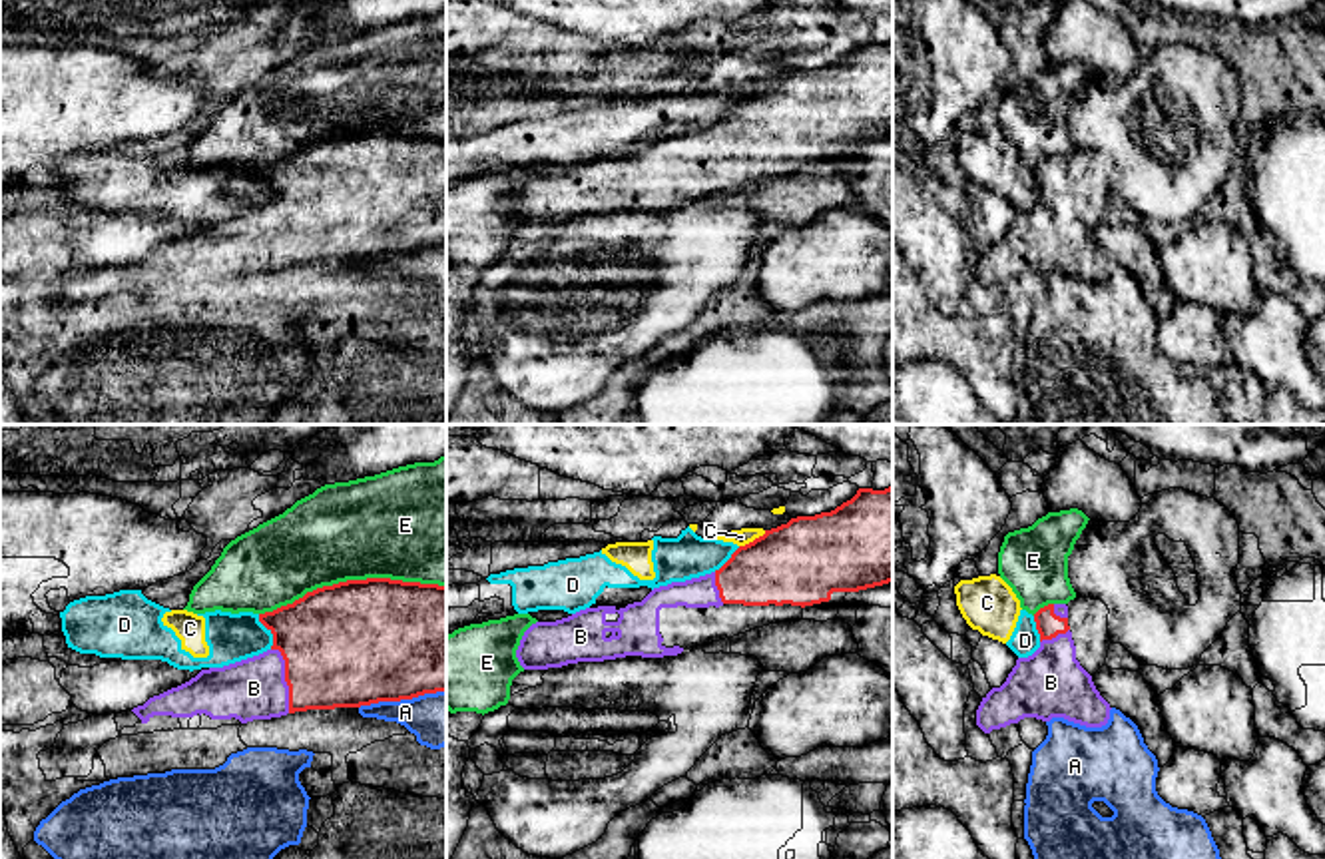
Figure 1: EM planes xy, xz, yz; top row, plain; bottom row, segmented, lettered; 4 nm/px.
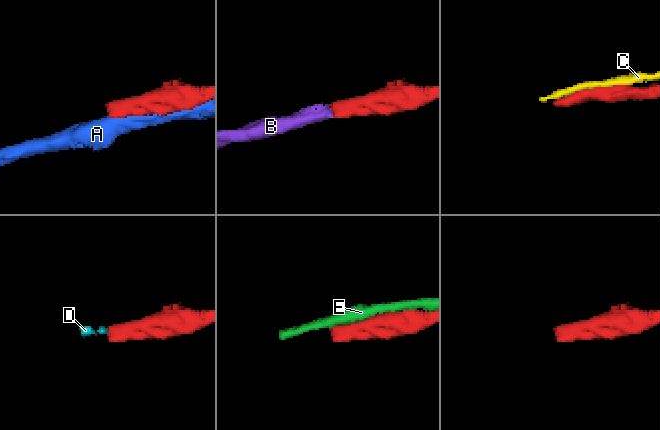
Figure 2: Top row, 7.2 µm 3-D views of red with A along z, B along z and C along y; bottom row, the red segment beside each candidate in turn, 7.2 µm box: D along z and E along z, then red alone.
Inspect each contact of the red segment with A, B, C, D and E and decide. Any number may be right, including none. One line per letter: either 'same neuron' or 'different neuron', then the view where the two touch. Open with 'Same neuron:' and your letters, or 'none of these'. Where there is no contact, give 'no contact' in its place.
Same neuron: B
A: different neuron | xy
B: same neuron | xy
C: different neuron | xz
D: different neuron | xy
E: different neuron | xy

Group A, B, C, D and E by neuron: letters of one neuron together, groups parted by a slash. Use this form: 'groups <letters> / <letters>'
groups A / B / C D / E

